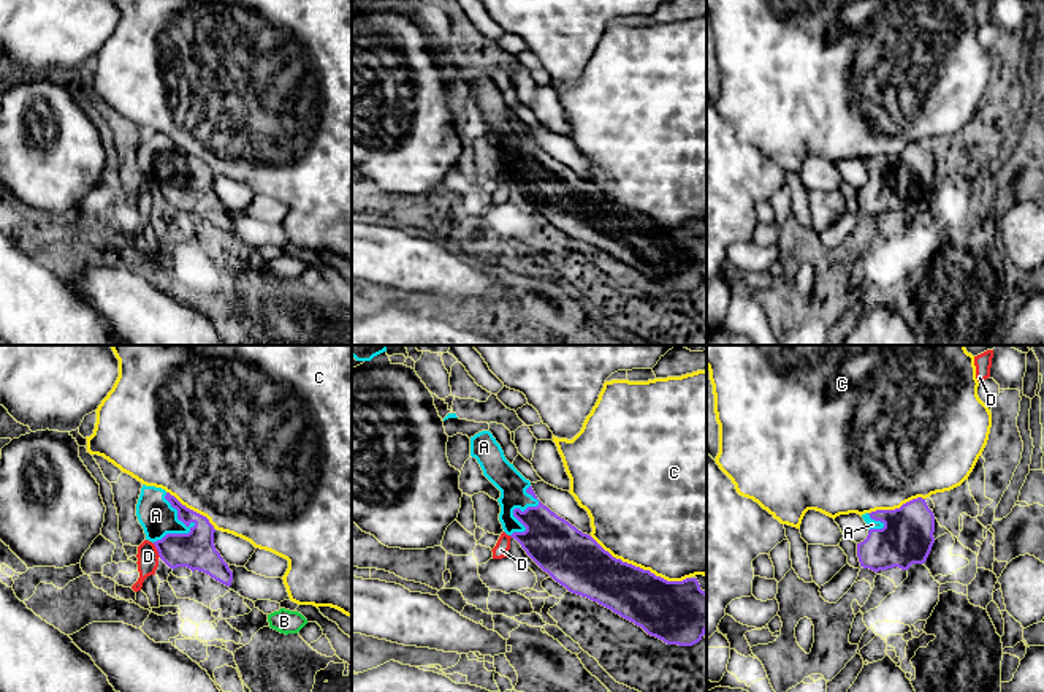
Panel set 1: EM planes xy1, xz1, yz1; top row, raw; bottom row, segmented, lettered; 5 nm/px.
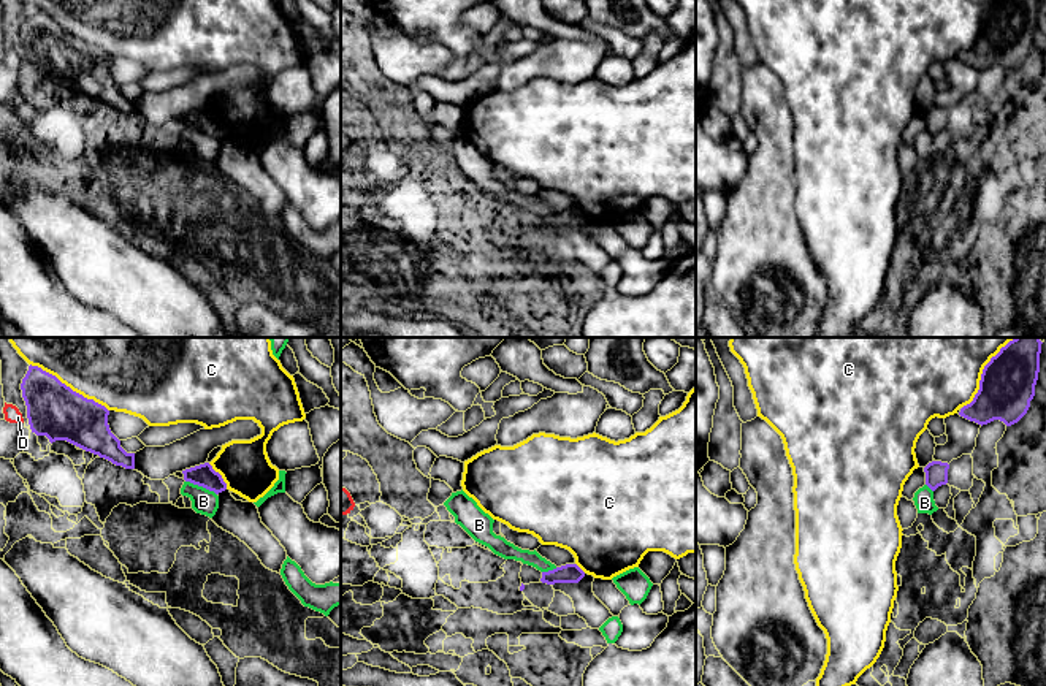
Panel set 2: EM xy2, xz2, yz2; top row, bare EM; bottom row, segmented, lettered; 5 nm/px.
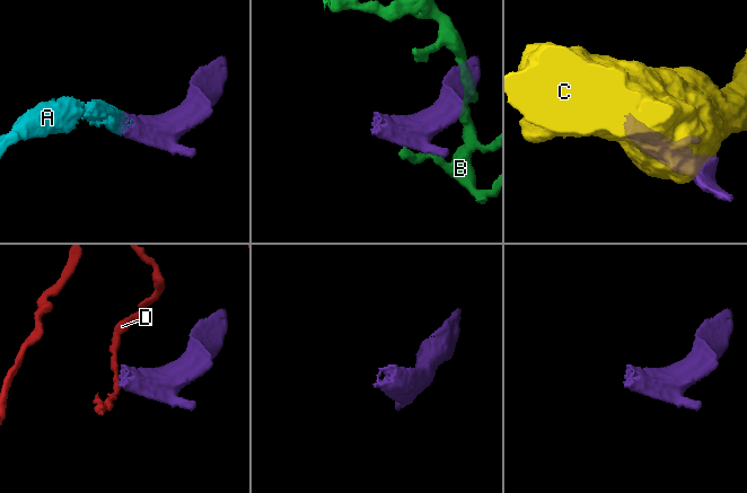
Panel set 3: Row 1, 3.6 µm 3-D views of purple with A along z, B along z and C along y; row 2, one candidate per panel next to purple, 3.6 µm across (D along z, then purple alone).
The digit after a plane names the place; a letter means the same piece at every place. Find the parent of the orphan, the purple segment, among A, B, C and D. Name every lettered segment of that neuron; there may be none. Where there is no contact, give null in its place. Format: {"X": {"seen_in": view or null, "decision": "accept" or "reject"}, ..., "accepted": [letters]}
{"A": {"seen_in": "xy1", "decision": "accept"}, "B": {"seen_in": "xy2", "decision": "reject"}, "C": {"seen_in": "xz1", "decision": "reject"}, "D": {"seen_in": "xy1", "decision": "reject"}, "accepted": ["A"]}

